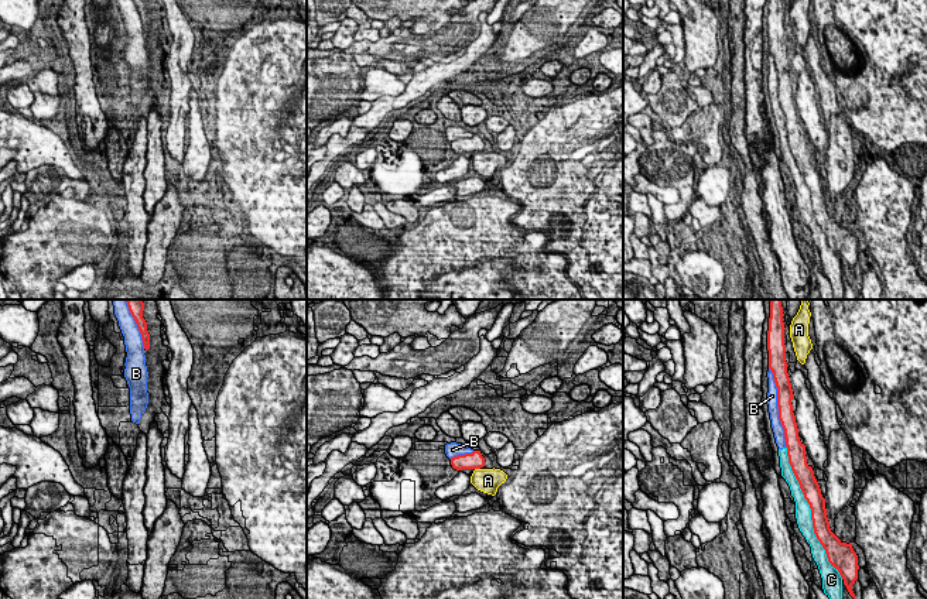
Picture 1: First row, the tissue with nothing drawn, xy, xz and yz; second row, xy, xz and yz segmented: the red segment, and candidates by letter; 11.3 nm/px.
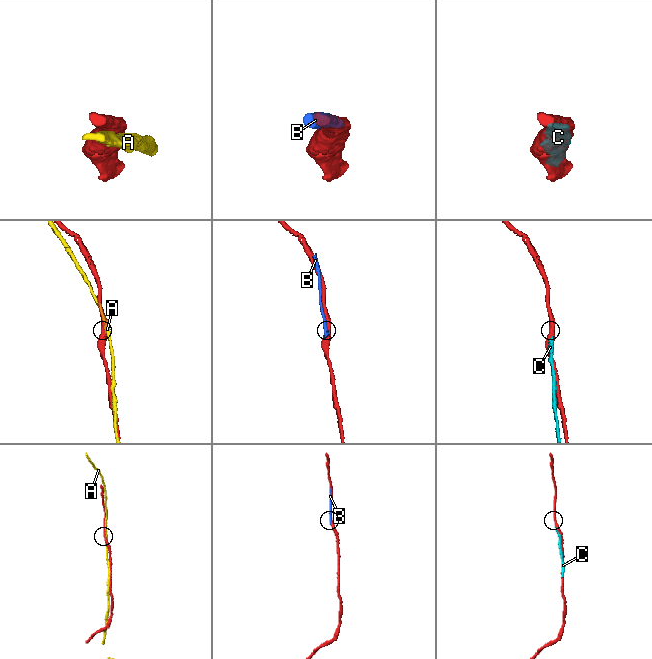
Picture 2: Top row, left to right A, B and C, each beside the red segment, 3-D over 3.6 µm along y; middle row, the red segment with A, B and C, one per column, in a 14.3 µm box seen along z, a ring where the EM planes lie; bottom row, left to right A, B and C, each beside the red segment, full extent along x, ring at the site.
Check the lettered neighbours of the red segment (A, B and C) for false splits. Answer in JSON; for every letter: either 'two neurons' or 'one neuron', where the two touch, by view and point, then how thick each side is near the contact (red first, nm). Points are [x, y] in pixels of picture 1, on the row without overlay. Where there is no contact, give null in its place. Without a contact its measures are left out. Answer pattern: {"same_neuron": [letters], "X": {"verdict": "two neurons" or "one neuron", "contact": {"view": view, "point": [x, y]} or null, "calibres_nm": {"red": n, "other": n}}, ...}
{"same_neuron": [], "A": {"verdict": "two neurons", "contact": {"view": "xz", "point": [478, 151]}, "calibres_nm": {"red": 190, "other": 280}}, "B": {"verdict": "two neurons", "contact": {"view": "yz", "point": [777, 89]}, "calibres_nm": {"red": 190, "other": 130}}, "C": {"verdict": "two neurons", "contact": {"view": "yz", "point": [811, 197]}, "calibres_nm": {"red": 200, "other": 190}}}

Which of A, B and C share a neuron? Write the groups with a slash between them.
A / B C

